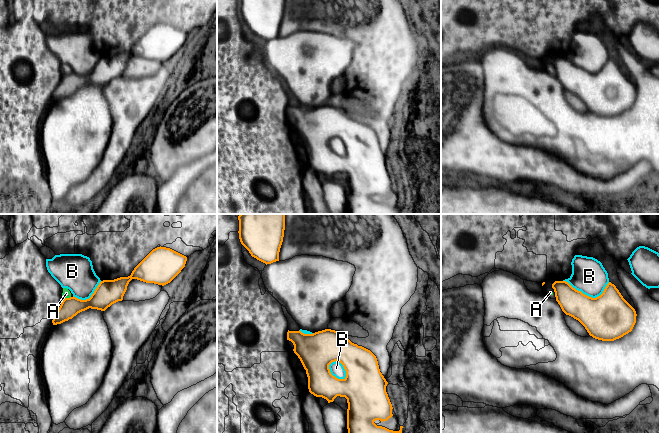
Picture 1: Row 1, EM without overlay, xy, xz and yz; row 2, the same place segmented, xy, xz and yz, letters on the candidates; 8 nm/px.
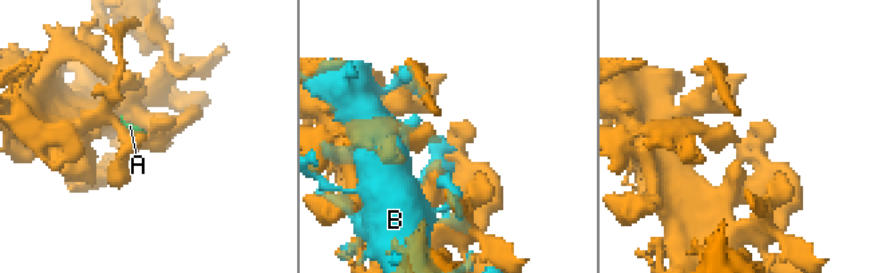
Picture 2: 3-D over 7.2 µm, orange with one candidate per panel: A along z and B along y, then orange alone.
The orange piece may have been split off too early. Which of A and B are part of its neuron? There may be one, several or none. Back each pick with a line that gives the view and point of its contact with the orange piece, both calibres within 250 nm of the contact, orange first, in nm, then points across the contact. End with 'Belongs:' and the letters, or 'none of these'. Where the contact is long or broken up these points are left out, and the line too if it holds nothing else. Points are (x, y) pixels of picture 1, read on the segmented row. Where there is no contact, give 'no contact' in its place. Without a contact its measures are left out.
Belongs: none of these

